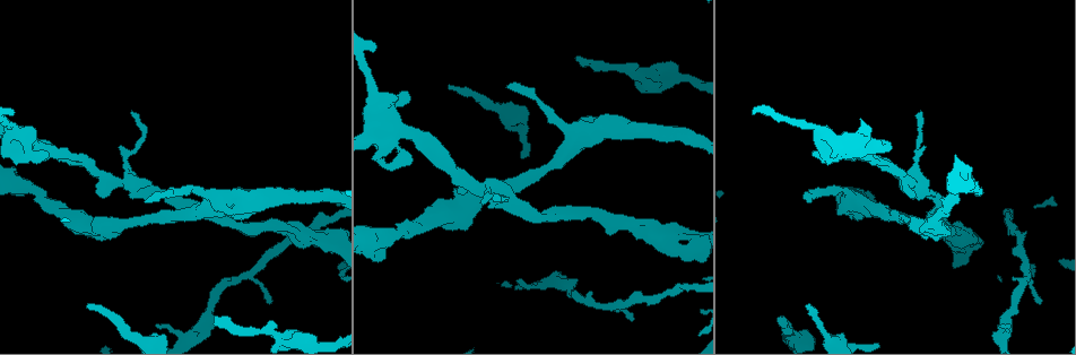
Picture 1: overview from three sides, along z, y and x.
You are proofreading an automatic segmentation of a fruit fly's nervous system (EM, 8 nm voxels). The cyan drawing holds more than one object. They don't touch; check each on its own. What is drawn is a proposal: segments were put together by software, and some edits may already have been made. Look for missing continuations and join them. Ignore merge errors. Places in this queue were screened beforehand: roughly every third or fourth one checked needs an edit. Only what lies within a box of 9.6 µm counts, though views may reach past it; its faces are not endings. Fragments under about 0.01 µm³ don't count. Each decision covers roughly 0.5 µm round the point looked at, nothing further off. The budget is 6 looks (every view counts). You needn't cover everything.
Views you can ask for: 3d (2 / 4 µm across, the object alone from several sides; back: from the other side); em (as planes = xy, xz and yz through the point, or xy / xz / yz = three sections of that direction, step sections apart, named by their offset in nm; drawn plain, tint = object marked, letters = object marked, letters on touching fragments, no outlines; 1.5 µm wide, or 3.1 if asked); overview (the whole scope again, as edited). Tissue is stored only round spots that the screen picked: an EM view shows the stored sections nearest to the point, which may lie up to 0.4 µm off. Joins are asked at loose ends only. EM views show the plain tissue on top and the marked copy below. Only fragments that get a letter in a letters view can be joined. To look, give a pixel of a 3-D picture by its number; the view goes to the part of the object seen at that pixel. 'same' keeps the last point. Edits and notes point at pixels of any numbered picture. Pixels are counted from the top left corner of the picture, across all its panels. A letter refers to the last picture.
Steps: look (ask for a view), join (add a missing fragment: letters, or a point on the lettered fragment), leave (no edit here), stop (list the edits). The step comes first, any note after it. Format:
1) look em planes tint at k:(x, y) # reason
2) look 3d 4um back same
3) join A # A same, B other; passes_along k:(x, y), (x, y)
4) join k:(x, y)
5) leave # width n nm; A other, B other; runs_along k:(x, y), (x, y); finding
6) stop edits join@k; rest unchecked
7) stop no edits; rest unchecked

look em planes letters at 1:(271, 299) # tapers out

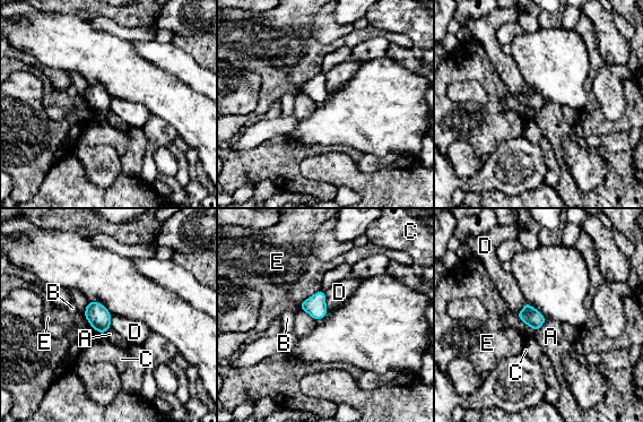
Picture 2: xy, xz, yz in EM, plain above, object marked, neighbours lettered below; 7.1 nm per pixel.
leave # width 130 nm; A other, B other, C other, D other, E other; border 2:(323, 292), (328, 309); no lettered fragment goes on from it

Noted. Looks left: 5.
look 3d 2um at 1:(214, 315) # an open end

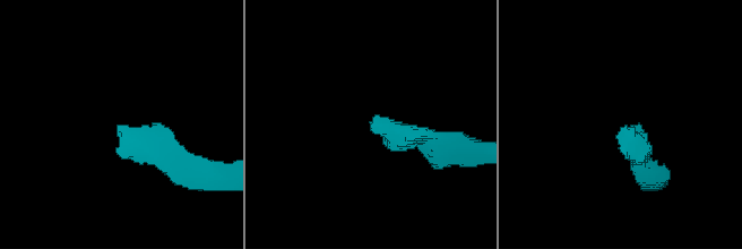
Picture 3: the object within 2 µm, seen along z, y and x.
look em planes letters at 3:(370, 126) # shape alone is not enough

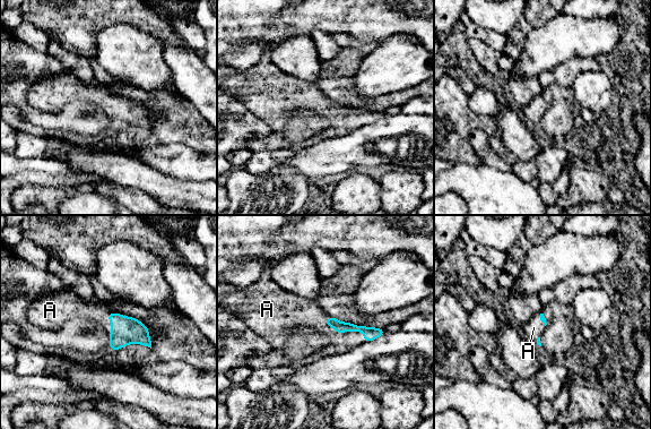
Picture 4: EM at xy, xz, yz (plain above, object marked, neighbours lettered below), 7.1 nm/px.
join A # A same; passes_along 4:(124, 331), (111, 324), (100, 316); it goes on there

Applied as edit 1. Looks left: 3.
look 3d 4um at 1:(448, 86) # an open end

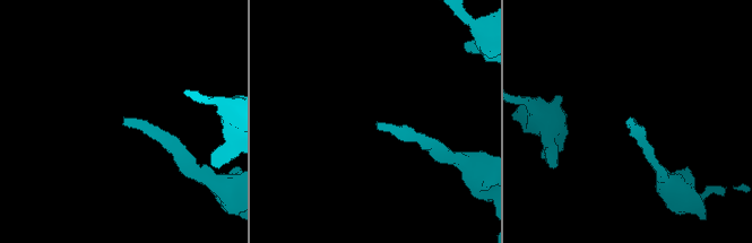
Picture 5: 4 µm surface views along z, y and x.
look em planes letters at 5:(627, 120) # now the EM

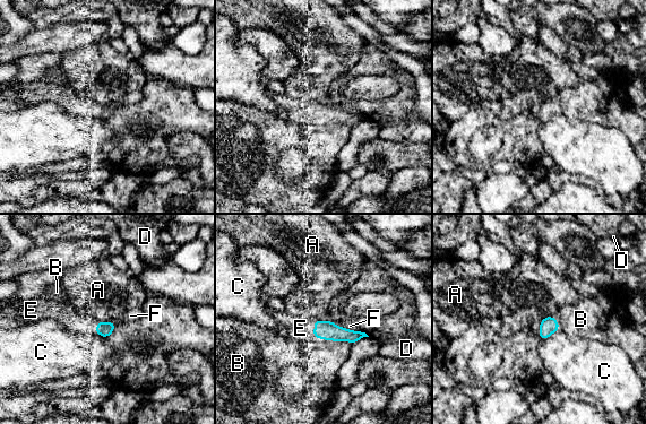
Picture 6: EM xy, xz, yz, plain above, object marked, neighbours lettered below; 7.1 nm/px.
join E # A other, B other, C other, D other, E same, F other; the neuron continues

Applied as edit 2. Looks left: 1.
stop edits join@4, join@6; rest unchecked

